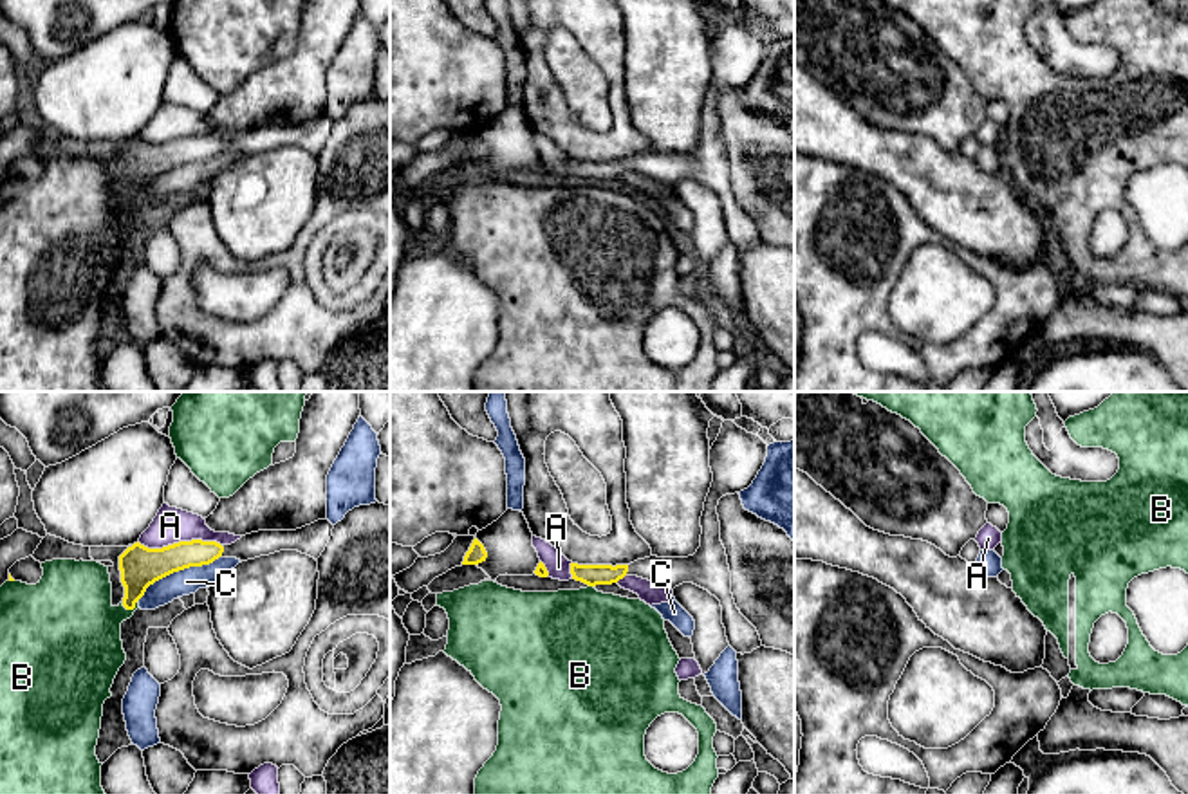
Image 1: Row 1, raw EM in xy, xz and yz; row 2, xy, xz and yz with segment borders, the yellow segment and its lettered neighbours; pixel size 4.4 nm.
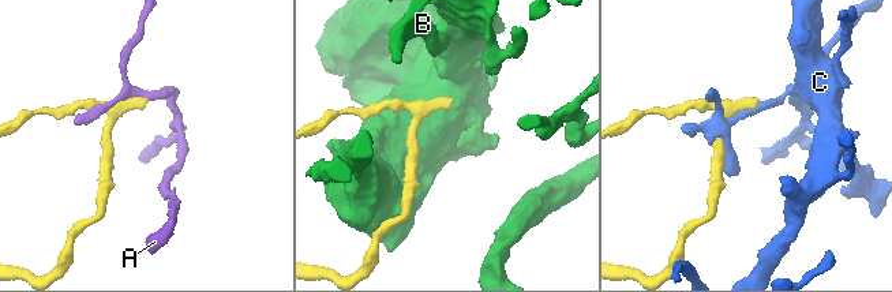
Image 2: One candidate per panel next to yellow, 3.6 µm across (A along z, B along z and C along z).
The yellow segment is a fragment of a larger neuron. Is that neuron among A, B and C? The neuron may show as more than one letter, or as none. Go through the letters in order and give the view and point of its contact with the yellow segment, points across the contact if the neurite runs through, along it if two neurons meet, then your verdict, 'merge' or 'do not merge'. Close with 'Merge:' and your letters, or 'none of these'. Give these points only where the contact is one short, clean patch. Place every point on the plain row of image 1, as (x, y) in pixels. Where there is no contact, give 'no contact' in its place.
A: xy (179, 138) | do not merge
B: xy (130, 204) | do not merge
C: xy (177, 166) | do not merge
Merge: none of these

